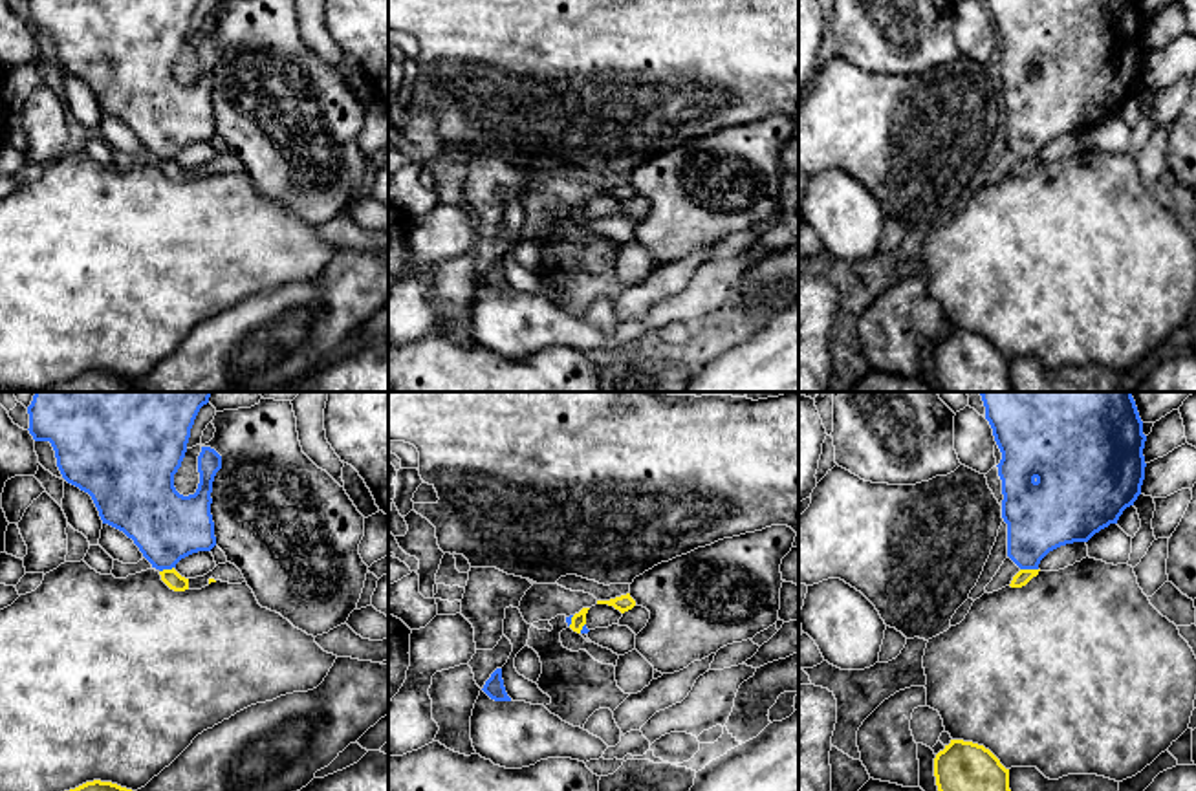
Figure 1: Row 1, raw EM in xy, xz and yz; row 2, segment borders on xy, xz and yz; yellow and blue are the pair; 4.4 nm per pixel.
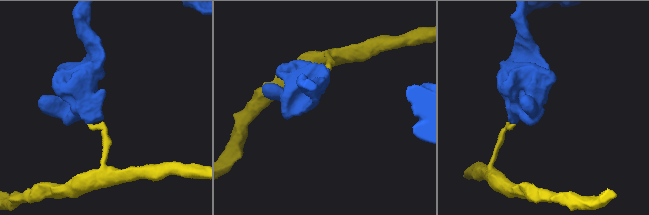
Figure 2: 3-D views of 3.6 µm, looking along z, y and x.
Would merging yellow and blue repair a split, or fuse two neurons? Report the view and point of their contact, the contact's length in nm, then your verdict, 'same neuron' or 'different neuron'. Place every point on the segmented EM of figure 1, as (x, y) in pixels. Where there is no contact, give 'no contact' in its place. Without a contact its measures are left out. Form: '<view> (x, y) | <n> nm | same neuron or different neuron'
yz (1030, 570) | 80 nm | different neuron

